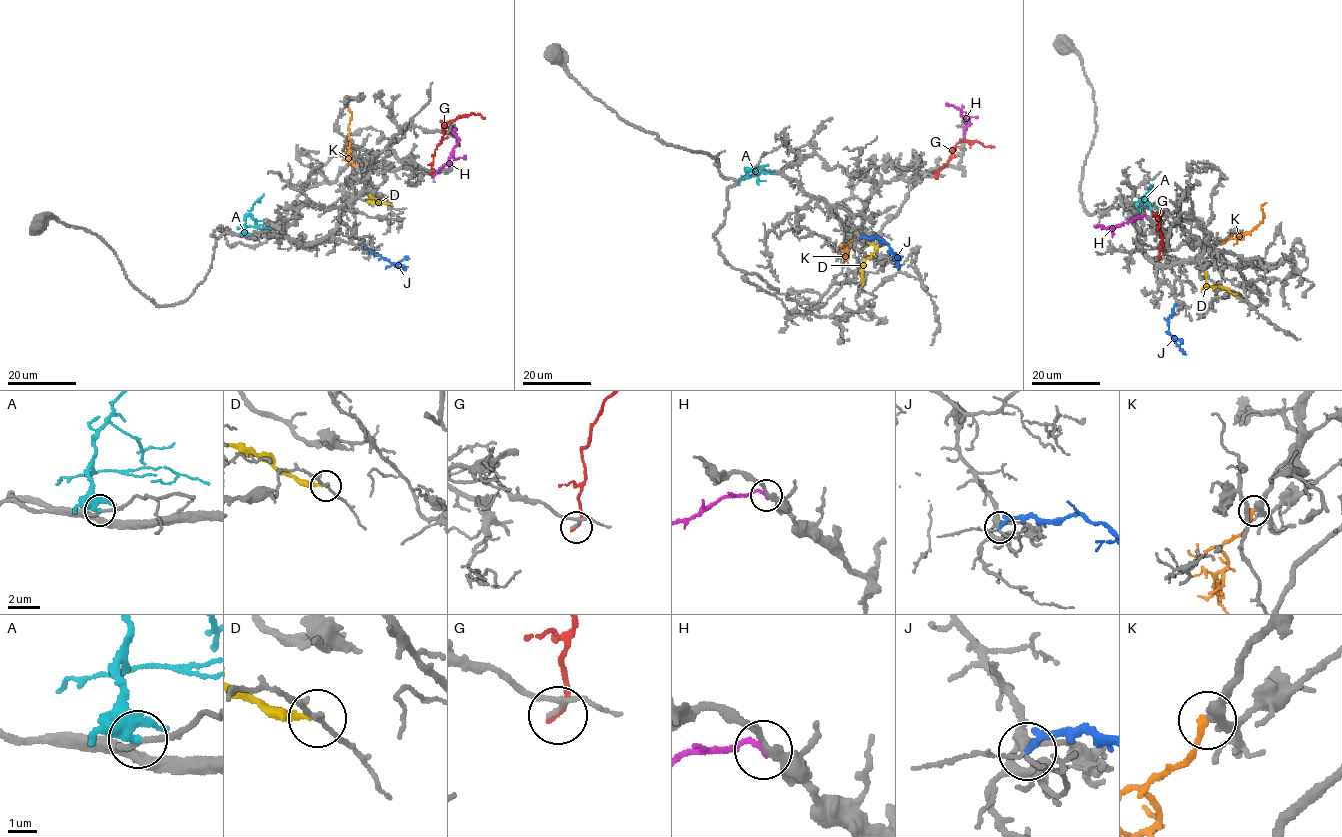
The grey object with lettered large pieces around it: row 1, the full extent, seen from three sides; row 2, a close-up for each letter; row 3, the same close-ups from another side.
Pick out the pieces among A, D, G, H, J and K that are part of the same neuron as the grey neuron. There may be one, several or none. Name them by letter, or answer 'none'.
K

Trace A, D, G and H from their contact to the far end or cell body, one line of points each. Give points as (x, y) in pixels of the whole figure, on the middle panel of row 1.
A: (749, 169), (768, 165)
D: (862, 283), (862, 264), (875, 250), (867, 239)
G: (936, 178), (956, 144), (965, 141), (994, 147)
H: (963, 135), (970, 121), (964, 120), (961, 110), (945, 104)

